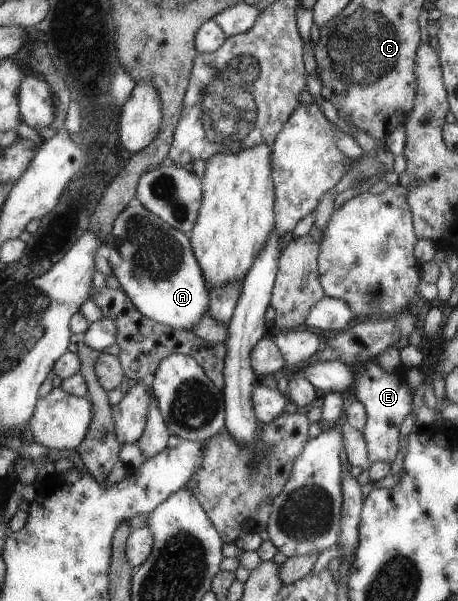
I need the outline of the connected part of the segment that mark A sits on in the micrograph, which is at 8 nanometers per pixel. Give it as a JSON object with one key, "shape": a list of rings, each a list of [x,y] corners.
{"shape":[[[143,205],[127,206],[113,220],[110,234],[104,240],[104,252],[111,268],[111,273],[119,282],[130,302],[146,318],[154,322],[171,326],[175,329],[186,330],[196,326],[204,311],[208,312],[210,300],[208,284],[201,272],[201,268],[193,255],[192,245],[187,233],[166,224],[159,216],[151,213]]]}

